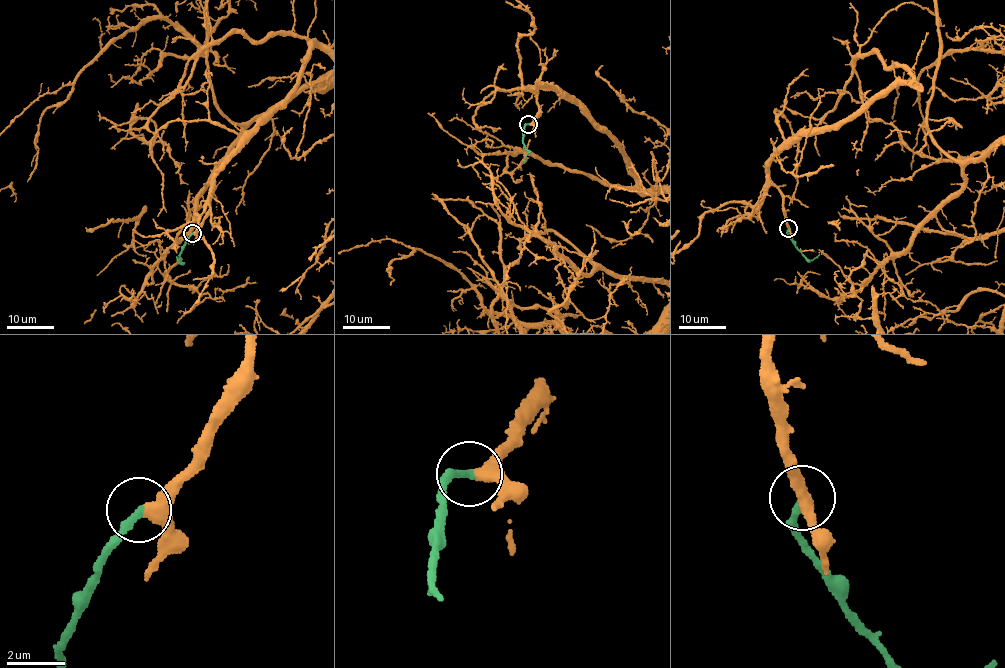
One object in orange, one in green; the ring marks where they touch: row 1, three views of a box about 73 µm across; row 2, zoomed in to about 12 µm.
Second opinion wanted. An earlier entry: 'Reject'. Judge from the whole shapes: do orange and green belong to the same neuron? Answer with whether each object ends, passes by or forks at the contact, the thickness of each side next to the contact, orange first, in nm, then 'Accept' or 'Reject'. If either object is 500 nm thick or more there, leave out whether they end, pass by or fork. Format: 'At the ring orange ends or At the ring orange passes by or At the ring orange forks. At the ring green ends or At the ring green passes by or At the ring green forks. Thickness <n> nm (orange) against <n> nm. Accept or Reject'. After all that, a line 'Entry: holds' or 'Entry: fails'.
At the ring orange passes by. At the ring green ends. Thickness 360 nm (orange) against 280 nm. Accept
Entry: fails

